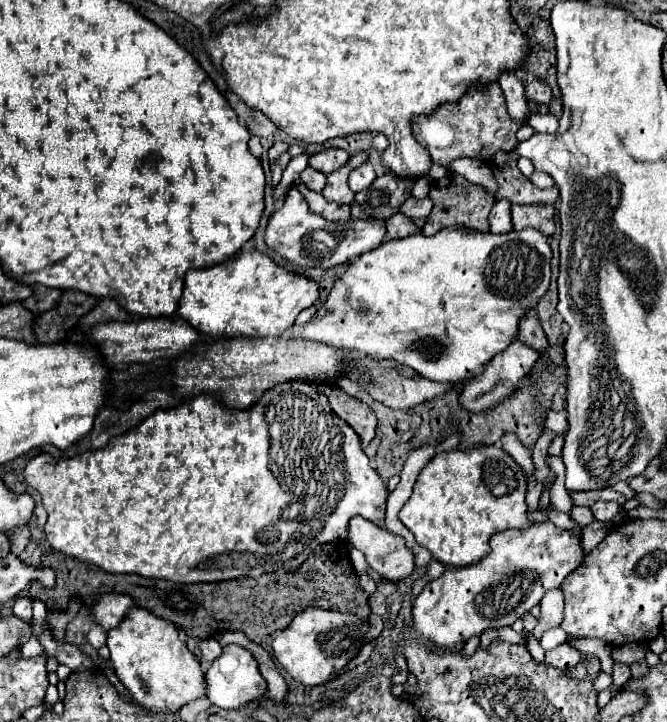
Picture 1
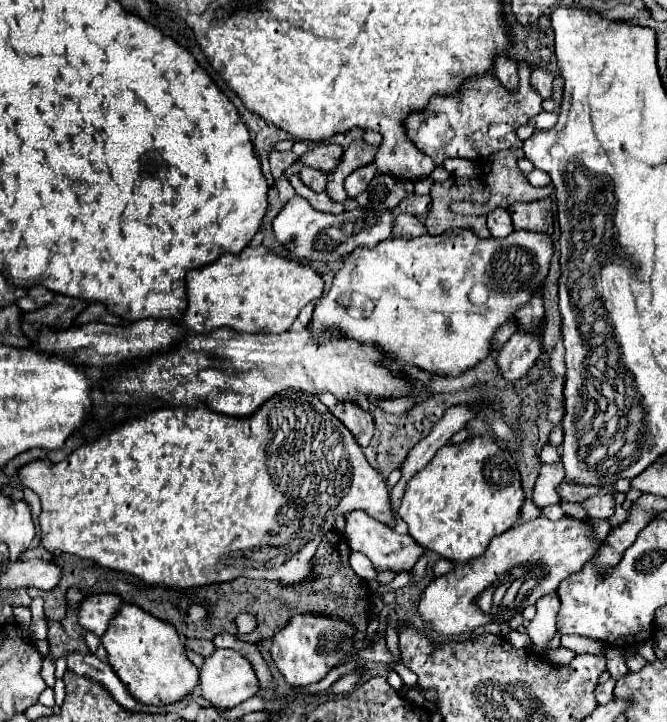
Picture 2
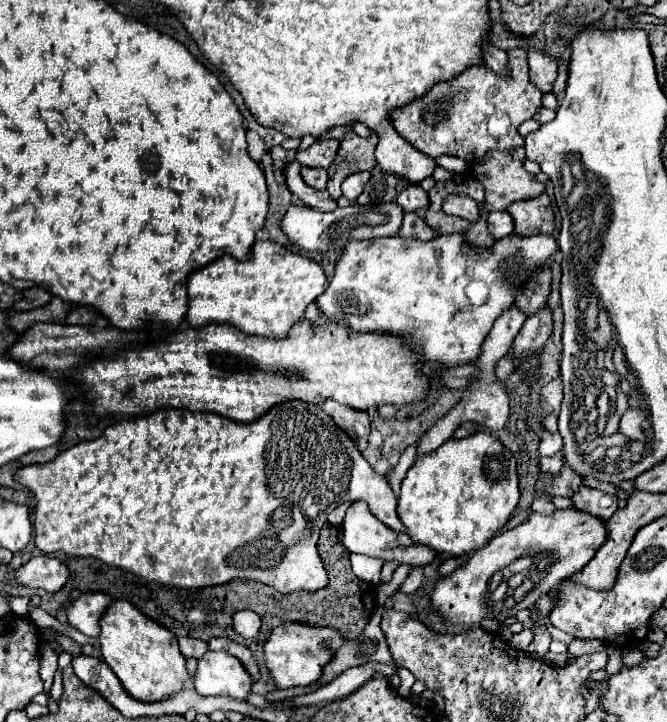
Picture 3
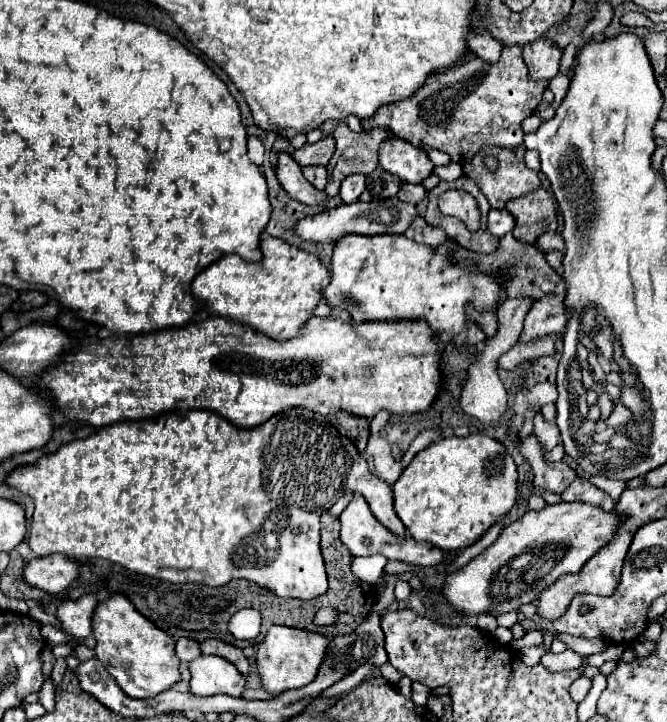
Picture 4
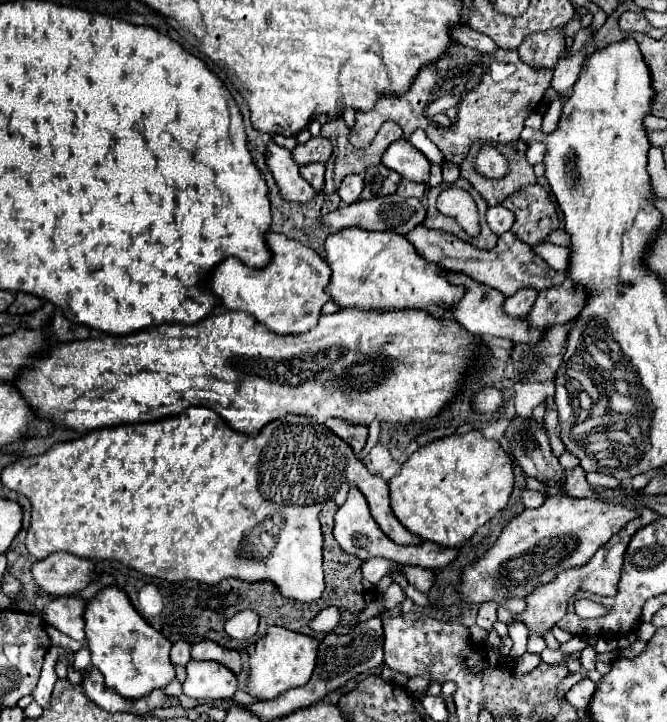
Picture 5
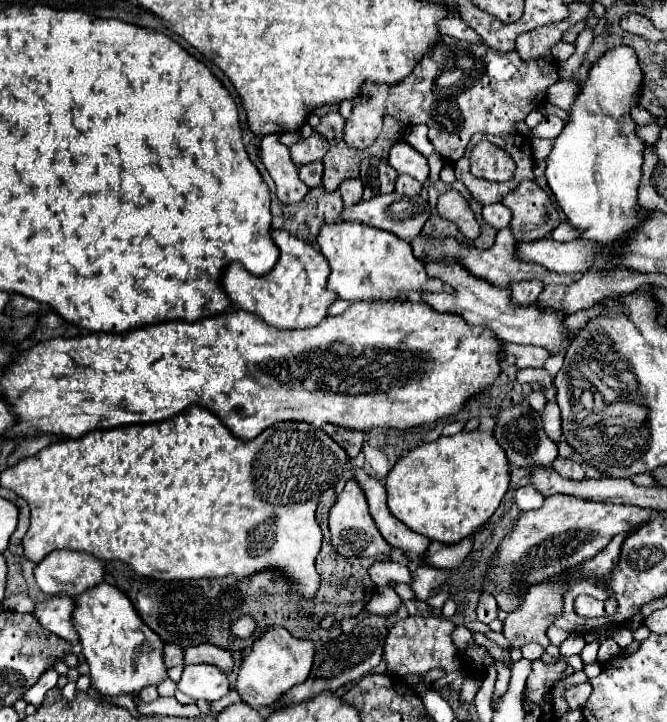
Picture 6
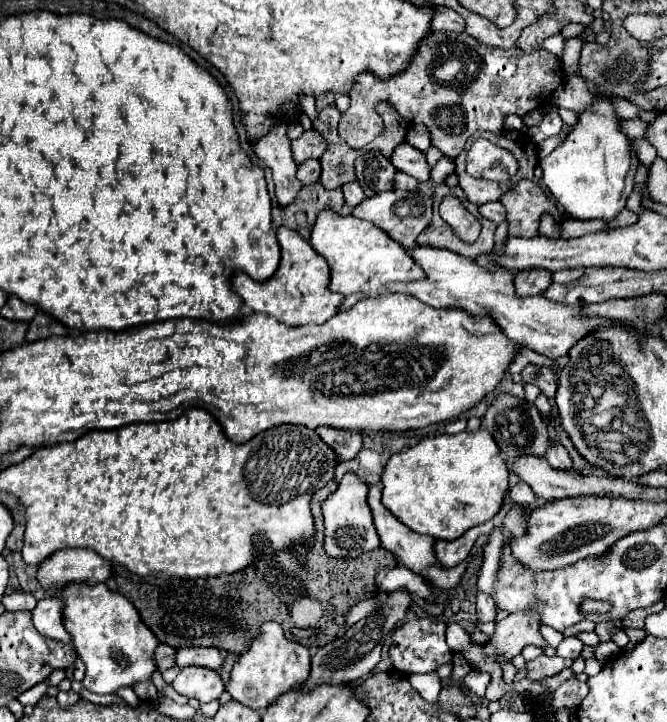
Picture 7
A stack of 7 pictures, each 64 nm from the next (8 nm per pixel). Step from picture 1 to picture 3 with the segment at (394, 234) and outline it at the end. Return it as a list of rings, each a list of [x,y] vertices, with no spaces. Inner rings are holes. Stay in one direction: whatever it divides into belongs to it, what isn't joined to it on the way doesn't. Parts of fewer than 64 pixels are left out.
[[[410,212],[410,214],[404,214],[404,220],[402,220],[402,226],[400,226],[400,232],[398,232],[402,238],[416,238],[416,240],[430,240],[434,236],[438,236],[418,214]]]

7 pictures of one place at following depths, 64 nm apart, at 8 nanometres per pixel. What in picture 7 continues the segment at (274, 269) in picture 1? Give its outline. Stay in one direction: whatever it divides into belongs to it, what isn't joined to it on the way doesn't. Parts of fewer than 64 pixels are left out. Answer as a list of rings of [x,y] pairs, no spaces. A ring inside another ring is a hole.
[[[278,228],[276,238],[282,248],[282,256],[278,270],[272,278],[264,282],[252,280],[244,272],[232,274],[232,290],[242,298],[242,302],[252,312],[262,312],[268,316],[274,316],[278,322],[284,322],[288,326],[304,326],[304,324],[324,324],[340,306],[344,300],[340,294],[334,294],[328,290],[330,282],[330,268],[326,260],[296,232],[288,228]]]

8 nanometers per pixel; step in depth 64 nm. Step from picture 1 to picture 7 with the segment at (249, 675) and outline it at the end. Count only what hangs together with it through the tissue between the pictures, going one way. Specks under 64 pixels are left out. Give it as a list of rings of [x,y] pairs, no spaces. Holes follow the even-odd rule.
[[[186,666],[180,670],[176,680],[172,682],[174,690],[186,698],[196,698],[198,702],[218,700],[224,692],[224,682],[216,670]]]

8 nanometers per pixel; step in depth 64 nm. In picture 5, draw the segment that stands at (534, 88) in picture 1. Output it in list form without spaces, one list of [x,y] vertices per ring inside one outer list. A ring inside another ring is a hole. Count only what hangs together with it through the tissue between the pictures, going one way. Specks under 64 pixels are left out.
[[[558,28],[532,34],[518,46],[518,54],[528,66],[550,68],[550,70],[556,68],[564,50],[566,50],[566,44]]]

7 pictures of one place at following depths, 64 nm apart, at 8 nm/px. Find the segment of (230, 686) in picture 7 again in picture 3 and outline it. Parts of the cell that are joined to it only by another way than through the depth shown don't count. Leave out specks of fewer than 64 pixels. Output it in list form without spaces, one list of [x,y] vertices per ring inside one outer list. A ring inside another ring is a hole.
[[[282,624],[272,630],[264,646],[266,668],[278,688],[308,686],[322,676],[322,668],[332,660],[338,648],[344,646],[344,636],[336,628],[310,626],[310,624]]]

